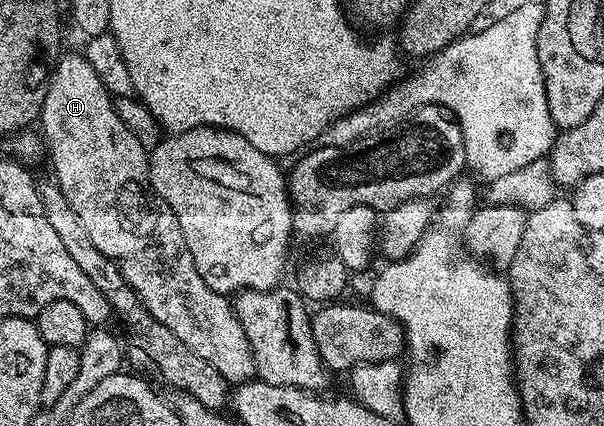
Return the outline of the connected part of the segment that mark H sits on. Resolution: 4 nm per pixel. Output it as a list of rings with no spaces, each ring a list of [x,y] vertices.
[[[82,53],[64,56],[55,65],[54,71],[52,67],[49,72],[41,123],[40,135],[48,144],[48,163],[50,159],[54,166],[53,178],[60,189],[64,189],[68,205],[76,209],[92,245],[118,263],[128,285],[132,285],[138,299],[156,317],[156,321],[168,325],[168,329],[172,329],[172,333],[176,333],[176,337],[180,337],[192,353],[204,357],[204,361],[208,361],[208,365],[219,371],[231,385],[251,382],[256,375],[254,354],[248,345],[248,337],[244,337],[244,325],[240,325],[236,317],[233,302],[223,292],[209,287],[204,277],[200,277],[184,241],[180,221],[176,221],[170,206],[150,187],[148,152],[133,136],[132,129],[128,129],[117,116],[115,100]]]

